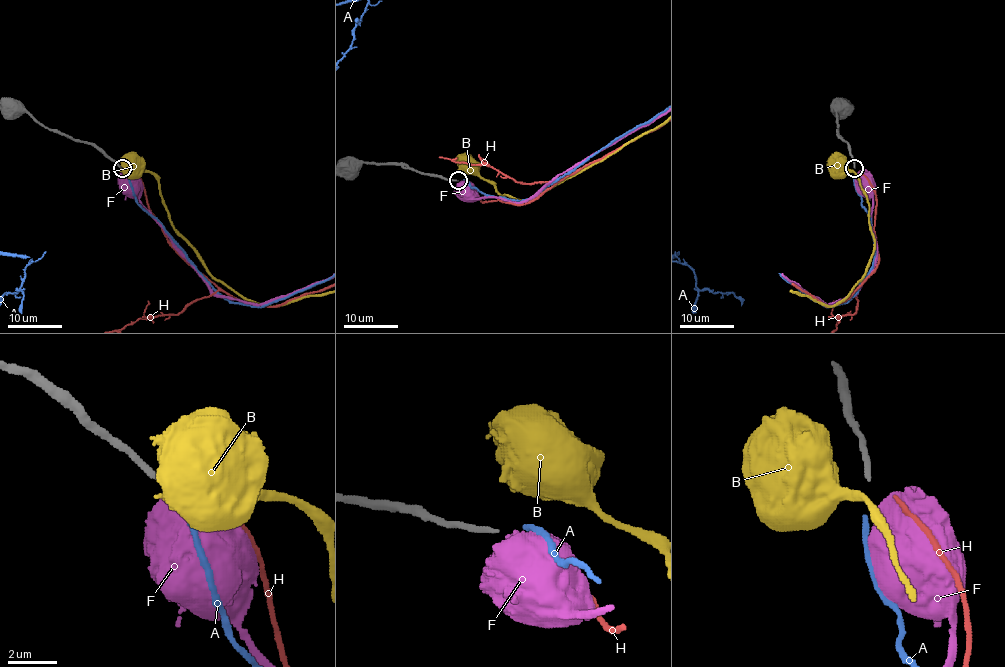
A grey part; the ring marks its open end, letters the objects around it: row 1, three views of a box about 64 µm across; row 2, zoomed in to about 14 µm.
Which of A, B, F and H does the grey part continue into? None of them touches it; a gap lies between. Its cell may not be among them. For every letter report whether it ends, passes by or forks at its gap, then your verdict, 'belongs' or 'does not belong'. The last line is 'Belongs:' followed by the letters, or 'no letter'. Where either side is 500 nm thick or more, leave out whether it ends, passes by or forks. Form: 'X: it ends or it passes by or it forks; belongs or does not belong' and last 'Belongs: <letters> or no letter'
A: it ends; does not belong
B: does not belong
F: does not belong
H: it ends; does not belong
Belongs: no letter

